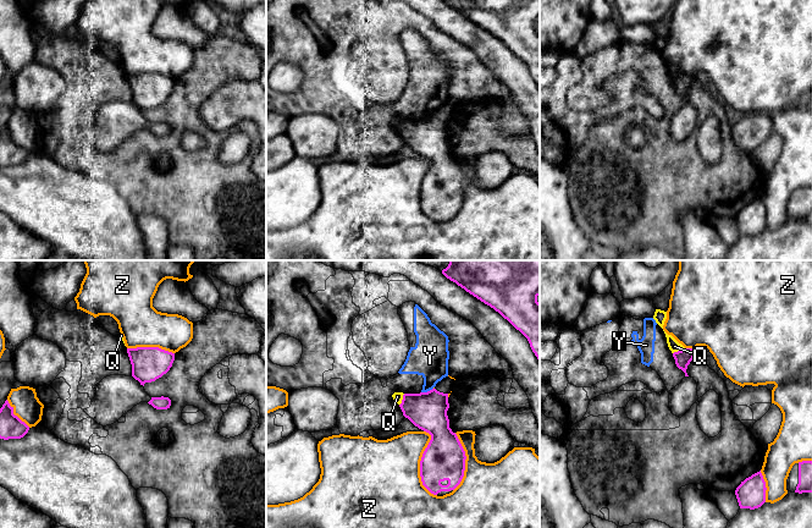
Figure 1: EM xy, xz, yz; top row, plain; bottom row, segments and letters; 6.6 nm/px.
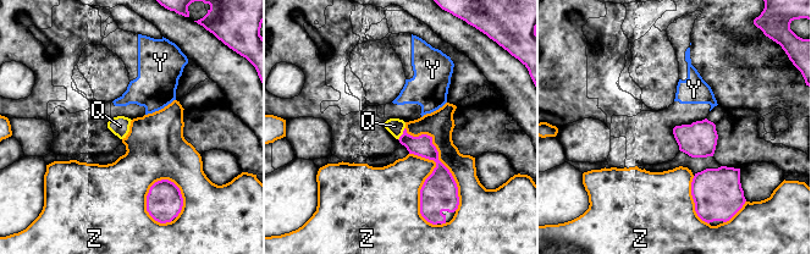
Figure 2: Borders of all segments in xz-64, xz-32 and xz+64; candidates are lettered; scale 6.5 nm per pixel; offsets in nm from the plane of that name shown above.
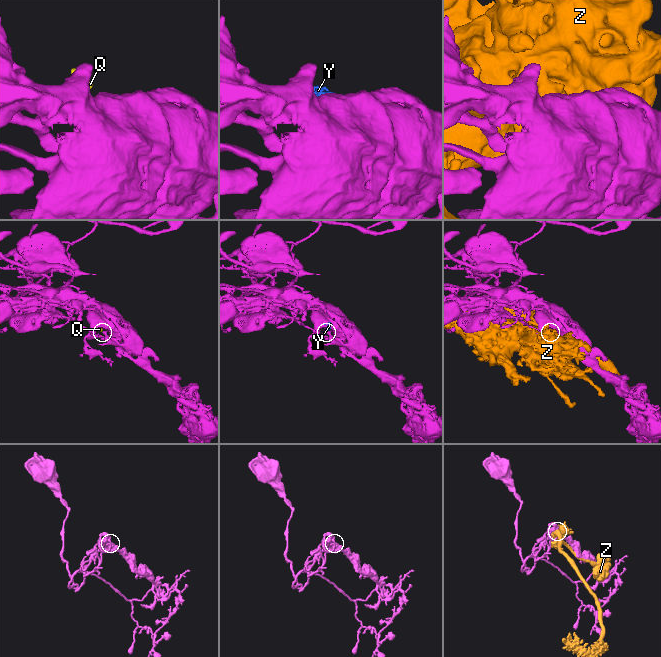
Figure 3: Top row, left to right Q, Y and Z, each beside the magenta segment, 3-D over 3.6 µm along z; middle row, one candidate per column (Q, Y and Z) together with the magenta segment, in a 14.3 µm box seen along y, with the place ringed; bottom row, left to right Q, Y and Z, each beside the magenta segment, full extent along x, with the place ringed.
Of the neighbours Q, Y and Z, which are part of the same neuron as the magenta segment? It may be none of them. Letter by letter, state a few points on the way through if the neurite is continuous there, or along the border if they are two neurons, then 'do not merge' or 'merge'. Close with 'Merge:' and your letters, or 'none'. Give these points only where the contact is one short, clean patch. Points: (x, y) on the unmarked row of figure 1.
Q: along yz (684, 73), (673, 80) | do not merge
Y: along xz (432, 114), (421, 119) | do not merge
Z: do not merge
Merge: none

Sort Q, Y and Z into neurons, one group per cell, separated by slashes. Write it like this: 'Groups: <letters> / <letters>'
Groups: Q Y / Z

